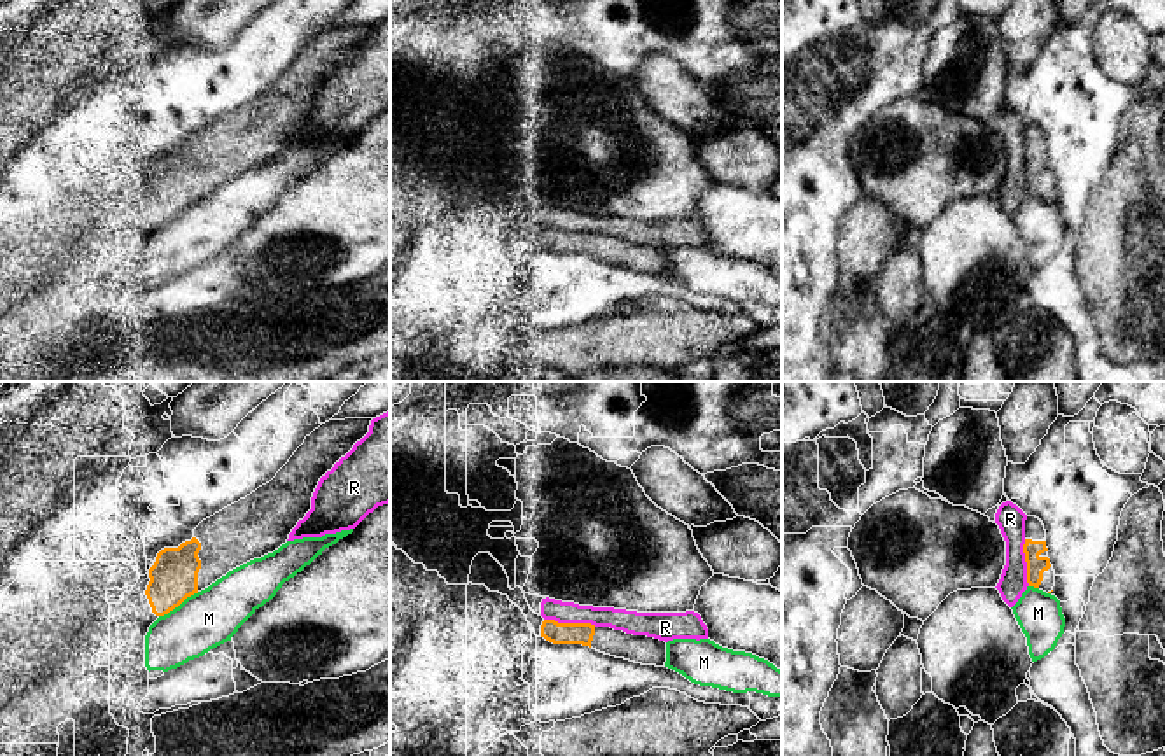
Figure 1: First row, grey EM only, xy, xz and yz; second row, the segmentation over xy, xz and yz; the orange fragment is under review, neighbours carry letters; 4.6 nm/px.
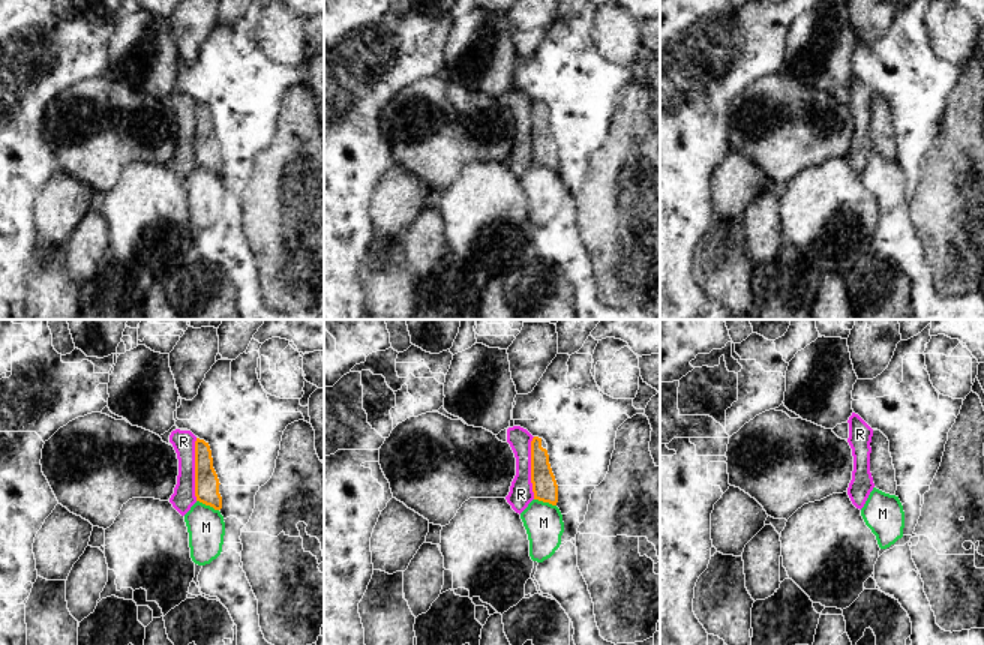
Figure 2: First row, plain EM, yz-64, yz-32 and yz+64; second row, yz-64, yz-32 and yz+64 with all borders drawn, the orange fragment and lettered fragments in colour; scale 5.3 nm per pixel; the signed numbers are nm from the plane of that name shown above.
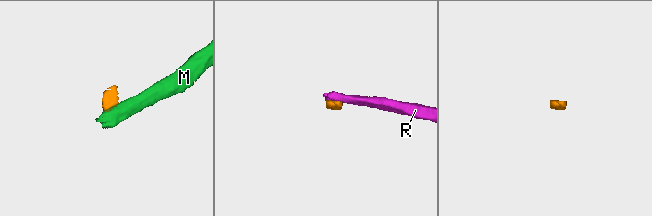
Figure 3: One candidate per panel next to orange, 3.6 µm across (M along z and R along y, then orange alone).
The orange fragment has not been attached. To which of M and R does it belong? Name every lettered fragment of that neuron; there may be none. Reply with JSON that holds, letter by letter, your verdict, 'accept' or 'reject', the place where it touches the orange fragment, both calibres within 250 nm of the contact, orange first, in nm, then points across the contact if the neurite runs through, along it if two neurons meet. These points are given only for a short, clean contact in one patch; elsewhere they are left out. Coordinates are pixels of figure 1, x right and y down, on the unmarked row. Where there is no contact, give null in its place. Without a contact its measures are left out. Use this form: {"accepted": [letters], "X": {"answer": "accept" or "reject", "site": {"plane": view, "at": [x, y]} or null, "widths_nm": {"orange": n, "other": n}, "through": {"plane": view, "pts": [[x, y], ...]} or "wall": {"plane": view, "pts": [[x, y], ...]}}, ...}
{"accepted": [], "M": {"answer": "reject", "site": {"plane": "xy", "at": [179, 212]}, "widths_nm": {"orange": 220, "other": 260}, "wall": {"plane": "xy", "pts": [[198, 200], [160, 224]]}}, "R": {"answer": "reject", "site": {"plane": "xz", "at": [571, 231]}, "widths_nm": {"orange": 100, "other": 100}}}

